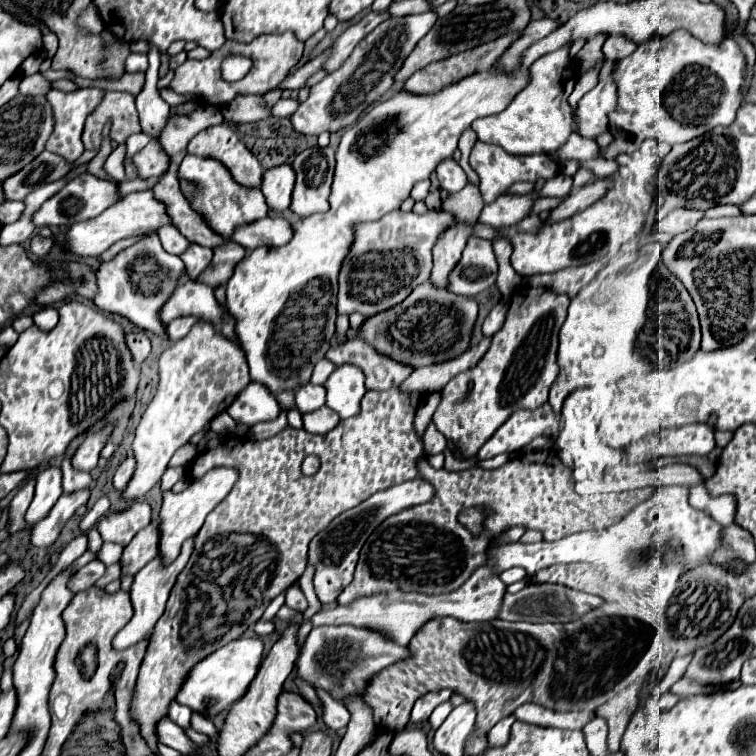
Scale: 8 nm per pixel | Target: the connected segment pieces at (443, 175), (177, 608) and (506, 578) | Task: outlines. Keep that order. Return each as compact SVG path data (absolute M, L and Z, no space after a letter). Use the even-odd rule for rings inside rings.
M447 158L437 166L437 178L439 186L449 194L455 194L457 190L463 190L467 186L467 176L453 158Z
M391 388L383 392L367 390L361 402L361 412L355 418L339 422L329 434L319 436L319 434L309 434L305 430L287 428L263 442L228 435L221 448L209 450L193 460L189 472L191 480L201 478L201 474L205 474L215 466L235 466L239 470L239 480L229 492L229 496L221 504L217 504L215 510L205 518L205 524L195 540L195 550L171 590L163 616L155 624L147 654L143 658L135 682L129 712L133 722L139 726L141 738L145 738L145 744L155 754L159 754L157 752L159 740L155 732L157 722L169 716L169 702L173 702L177 690L181 690L181 682L185 682L185 674L189 674L189 670L197 662L201 662L201 658L213 654L213 650L219 650L231 640L241 638L251 624L259 622L269 602L299 580L299 576L307 566L309 542L321 530L325 530L325 526L329 526L333 518L361 504L373 492L417 478L419 474L417 460L425 458L423 440L413 428L413 418L419 404L421 404L419 392L403 392L399 388ZM307 454L317 454L321 460L319 472L309 478L301 474L301 462ZM227 586L231 588L231 592L223 592L223 588Z
M509 568L509 570L505 570L505 572L501 574L501 580L503 580L505 584L513 584L513 582L517 582L517 580L523 580L523 578L527 578L527 574L525 574L525 570L521 570L521 568Z

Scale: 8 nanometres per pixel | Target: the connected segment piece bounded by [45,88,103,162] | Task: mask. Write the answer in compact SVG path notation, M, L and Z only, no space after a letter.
M81 88L77 92L51 90L47 94L49 104L55 114L55 130L45 146L45 150L63 156L67 162L75 162L83 154L83 124L85 118L101 102L103 92L97 88Z

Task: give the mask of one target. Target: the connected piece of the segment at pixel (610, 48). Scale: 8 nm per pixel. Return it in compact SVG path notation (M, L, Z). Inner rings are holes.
M617 36L617 38L607 38L603 44L603 54L607 60L621 60L629 54L633 54L633 50L637 48L637 44Z

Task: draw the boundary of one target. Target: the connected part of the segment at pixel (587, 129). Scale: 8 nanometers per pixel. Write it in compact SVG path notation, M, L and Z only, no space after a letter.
M603 72L599 82L593 90L589 90L577 108L577 122L575 132L587 138L599 136L603 130L609 128L607 114L617 104L617 84L611 78L611 72Z

